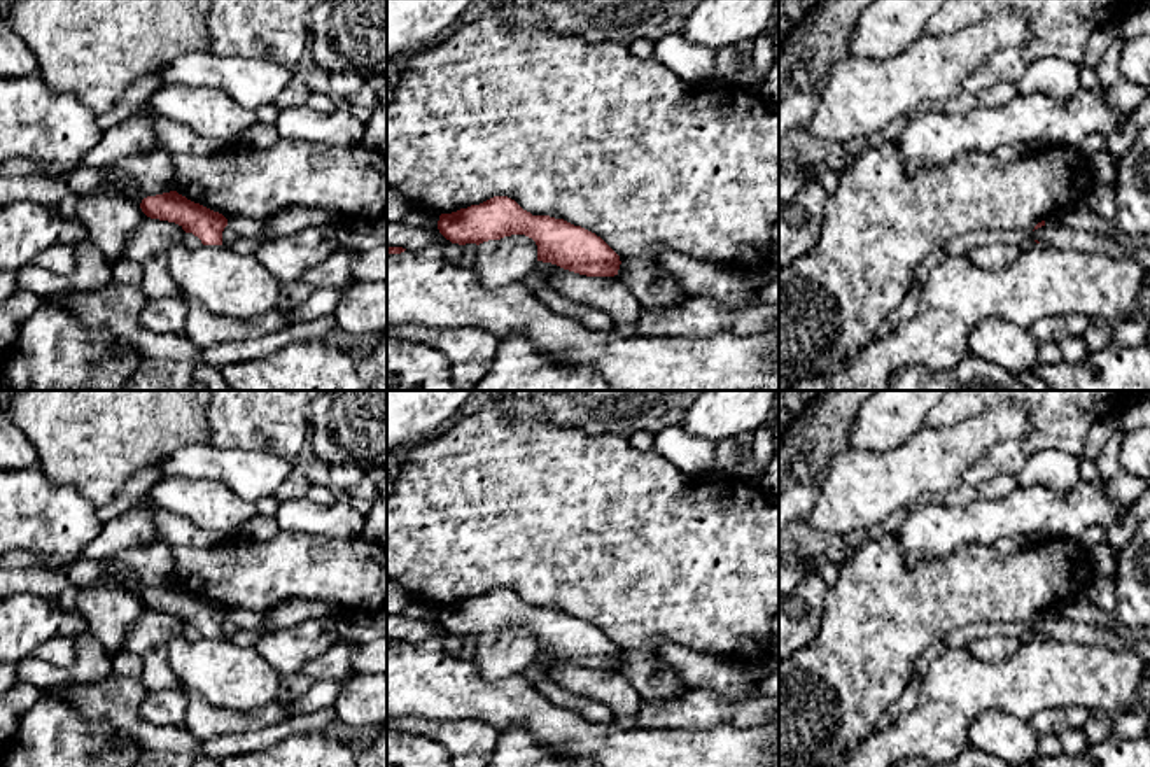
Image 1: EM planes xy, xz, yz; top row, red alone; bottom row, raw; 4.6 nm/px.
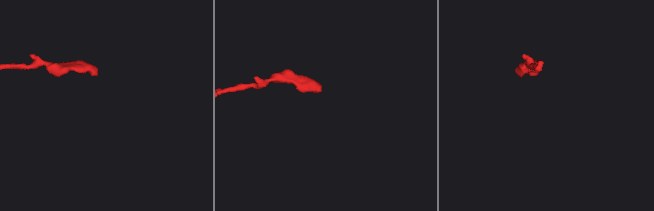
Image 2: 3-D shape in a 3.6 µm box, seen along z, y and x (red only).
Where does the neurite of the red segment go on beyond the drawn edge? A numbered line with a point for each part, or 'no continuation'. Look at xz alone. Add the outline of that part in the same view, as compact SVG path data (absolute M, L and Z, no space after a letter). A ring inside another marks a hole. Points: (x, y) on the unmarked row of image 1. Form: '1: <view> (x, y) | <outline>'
no continuation

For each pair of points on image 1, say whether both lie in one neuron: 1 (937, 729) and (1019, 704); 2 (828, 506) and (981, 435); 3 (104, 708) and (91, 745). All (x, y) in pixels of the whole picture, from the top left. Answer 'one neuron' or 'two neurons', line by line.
1: one neuron
2: one neuron
3: two neurons

